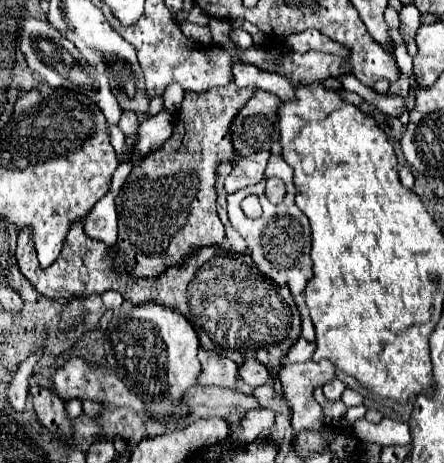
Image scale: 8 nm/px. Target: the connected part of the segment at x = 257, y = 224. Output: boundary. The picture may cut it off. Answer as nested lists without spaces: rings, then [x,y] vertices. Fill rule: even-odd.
[[[271,155],[265,175],[259,183],[255,185],[247,185],[231,195],[227,195],[227,213],[229,213],[229,221],[231,225],[241,233],[241,237],[247,243],[247,249],[251,253],[251,259],[255,261],[257,269],[269,277],[271,281],[275,281],[277,285],[289,285],[293,297],[297,297],[299,293],[303,293],[307,281],[313,275],[313,261],[309,257],[309,249],[311,249],[311,227],[309,227],[309,219],[299,211],[299,207],[295,205],[295,187],[293,187],[293,171],[291,167],[283,161],[281,155]],[[271,177],[279,177],[283,179],[287,193],[285,199],[277,205],[271,205],[271,201],[265,197],[265,181]],[[247,195],[257,195],[263,207],[263,213],[259,219],[249,219],[245,217],[245,213],[241,211],[241,201]]]

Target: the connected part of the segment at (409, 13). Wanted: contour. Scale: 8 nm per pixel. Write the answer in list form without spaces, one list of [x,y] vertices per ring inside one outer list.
[[[407,5],[407,7],[403,7],[401,11],[399,11],[399,19],[401,19],[401,29],[405,29],[405,33],[411,37],[411,41],[409,41],[409,45],[407,45],[407,49],[417,49],[415,47],[415,41],[413,41],[413,37],[415,37],[415,33],[417,33],[417,29],[419,29],[419,11],[415,9],[415,5]]]

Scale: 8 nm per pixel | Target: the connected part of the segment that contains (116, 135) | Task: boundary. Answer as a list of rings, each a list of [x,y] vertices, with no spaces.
[[[109,125],[109,137],[111,137],[111,145],[115,147],[117,151],[117,157],[125,163],[131,159],[131,151],[127,155],[123,155],[123,149],[125,149],[125,135],[123,131],[117,127],[117,125]]]

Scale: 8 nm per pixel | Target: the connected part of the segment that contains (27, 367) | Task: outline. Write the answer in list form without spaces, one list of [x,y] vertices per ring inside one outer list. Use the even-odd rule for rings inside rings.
[[[39,347],[33,355],[29,355],[17,369],[13,381],[11,381],[11,387],[9,387],[9,401],[11,405],[17,409],[17,411],[23,411],[25,409],[25,399],[27,399],[27,393],[29,393],[29,377],[33,375],[35,371],[35,365],[37,361],[41,359],[43,355],[43,347]]]

